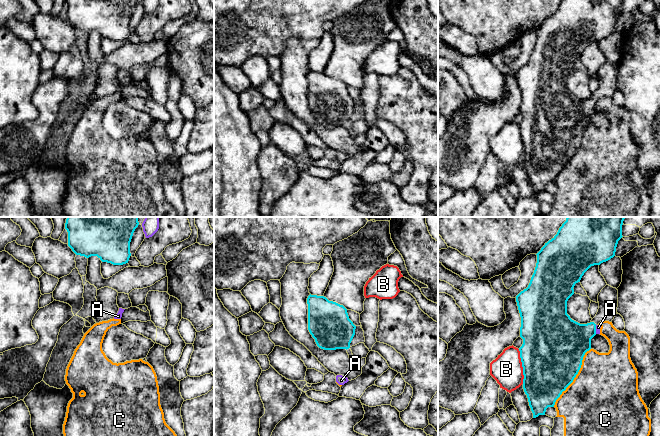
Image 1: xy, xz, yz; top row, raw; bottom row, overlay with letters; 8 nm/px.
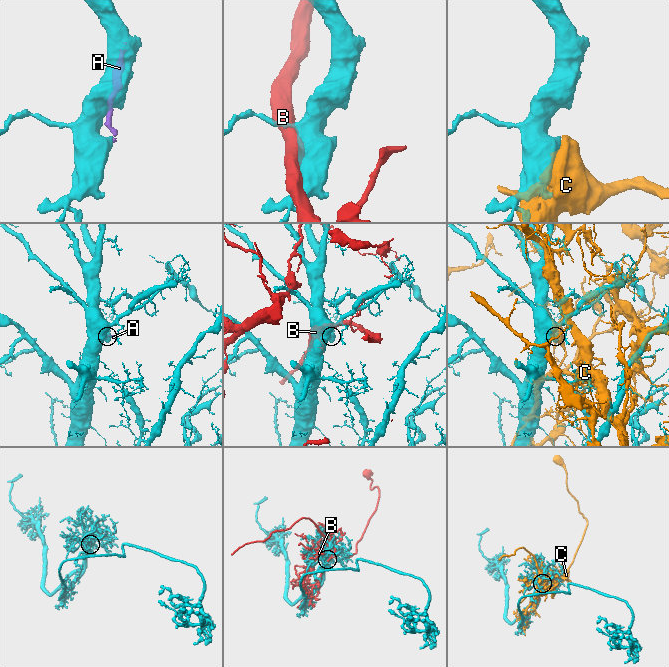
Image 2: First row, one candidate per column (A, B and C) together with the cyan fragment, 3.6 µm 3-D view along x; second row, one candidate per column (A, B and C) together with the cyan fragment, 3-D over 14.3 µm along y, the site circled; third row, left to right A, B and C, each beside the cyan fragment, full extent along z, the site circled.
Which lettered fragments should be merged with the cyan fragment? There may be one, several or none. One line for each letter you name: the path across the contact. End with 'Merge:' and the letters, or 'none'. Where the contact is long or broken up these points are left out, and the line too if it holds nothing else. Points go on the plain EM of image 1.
Merge: none

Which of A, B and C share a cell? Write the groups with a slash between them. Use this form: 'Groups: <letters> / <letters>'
Groups: A C / B

